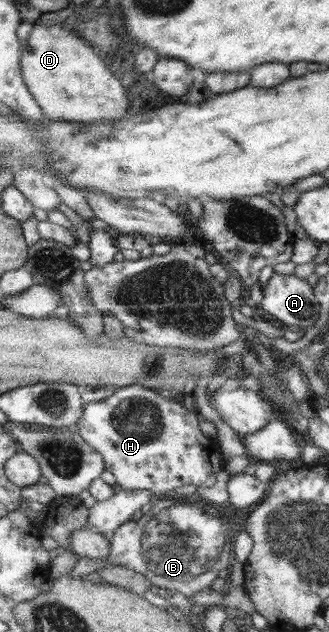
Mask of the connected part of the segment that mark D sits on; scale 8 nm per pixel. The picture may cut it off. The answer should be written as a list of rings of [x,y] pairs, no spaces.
[[[34,24],[21,56],[23,79],[43,113],[53,122],[115,122],[127,118],[133,109],[125,79],[109,70],[108,62],[97,54],[69,25]]]

